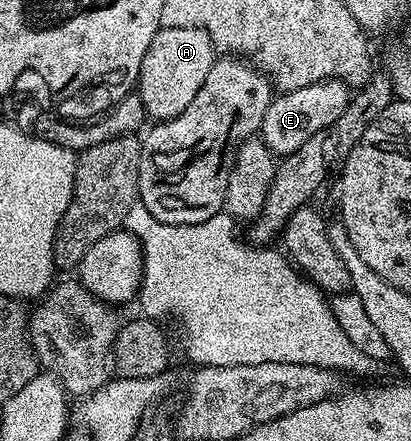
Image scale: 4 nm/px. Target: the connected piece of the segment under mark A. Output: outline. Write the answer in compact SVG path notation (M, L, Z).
M162 28L155 34L147 54L143 54L143 66L137 75L136 95L140 96L150 121L160 122L175 118L187 110L187 105L199 94L199 86L207 78L215 59L211 38L198 28Z

